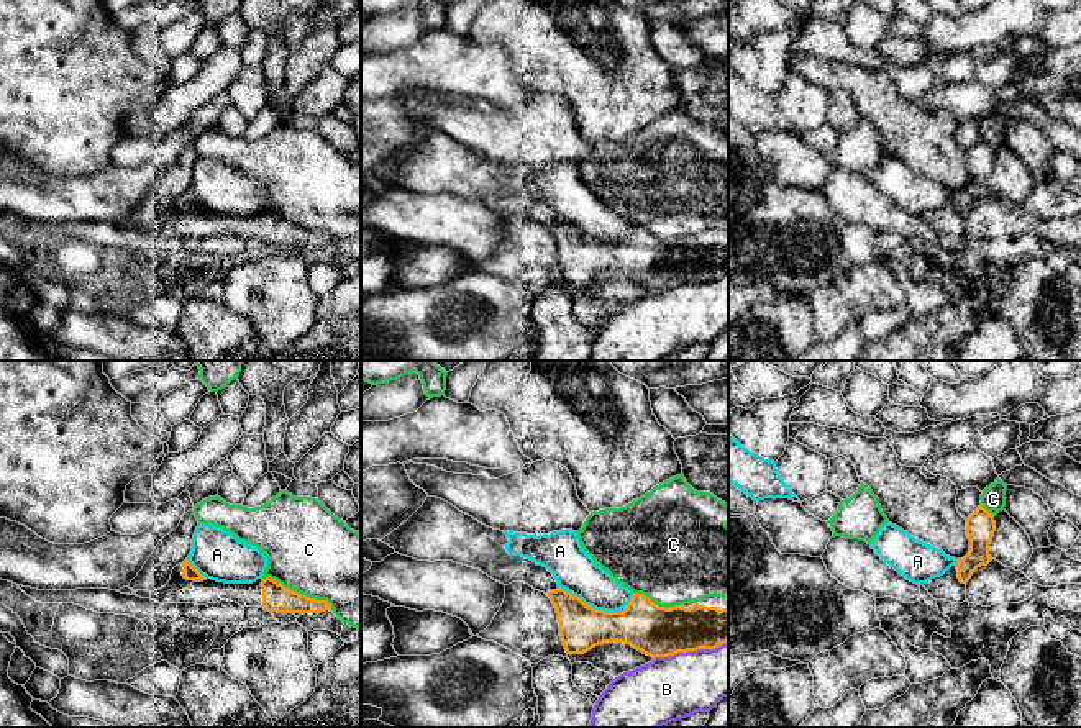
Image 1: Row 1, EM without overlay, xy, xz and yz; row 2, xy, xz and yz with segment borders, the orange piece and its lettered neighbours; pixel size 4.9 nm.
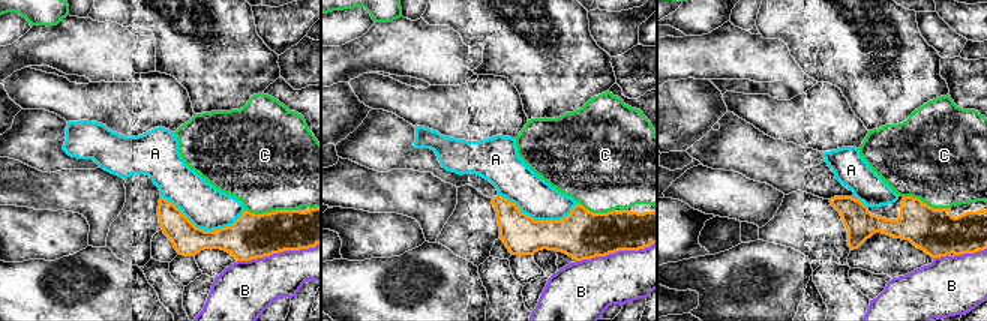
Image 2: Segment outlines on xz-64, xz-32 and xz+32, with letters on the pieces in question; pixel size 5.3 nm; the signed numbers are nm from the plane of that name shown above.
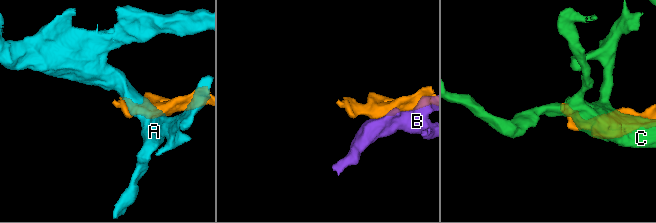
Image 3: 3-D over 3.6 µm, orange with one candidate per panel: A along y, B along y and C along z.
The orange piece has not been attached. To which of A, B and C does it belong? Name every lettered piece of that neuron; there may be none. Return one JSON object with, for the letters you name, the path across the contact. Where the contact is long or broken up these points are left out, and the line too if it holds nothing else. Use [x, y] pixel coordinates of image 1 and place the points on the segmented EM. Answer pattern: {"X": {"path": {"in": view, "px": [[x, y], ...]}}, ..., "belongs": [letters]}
{"belongs": []}

